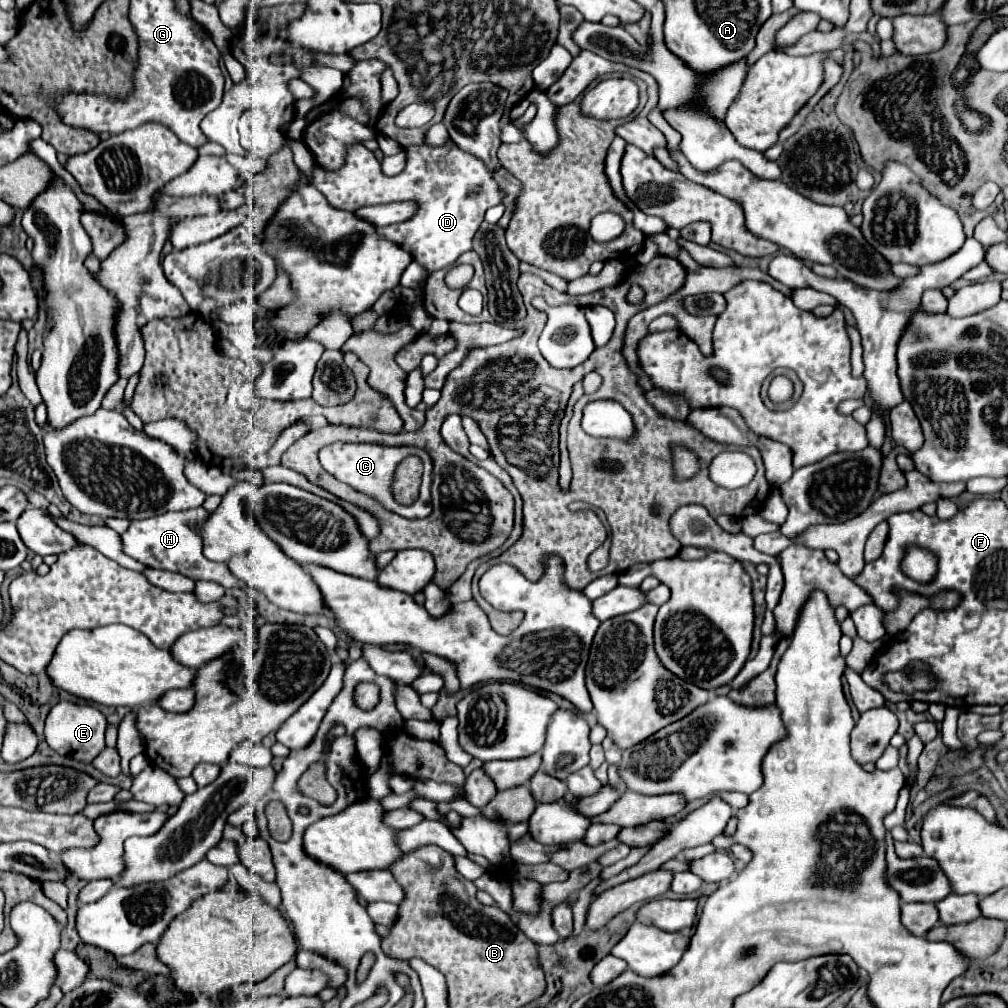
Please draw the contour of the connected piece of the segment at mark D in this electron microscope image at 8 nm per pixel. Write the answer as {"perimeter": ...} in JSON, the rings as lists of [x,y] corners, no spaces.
{"perimeter":[[[452,141],[444,147],[414,145],[404,150],[407,154],[406,169],[396,177],[384,177],[376,157],[372,157],[368,149],[358,143],[348,145],[346,159],[340,169],[328,171],[314,163],[310,185],[314,185],[332,207],[346,211],[406,199],[420,201],[416,217],[377,228],[377,231],[386,239],[398,243],[404,251],[412,253],[414,261],[418,261],[428,273],[434,273],[452,265],[462,253],[472,249],[472,237],[484,219],[484,211],[498,205],[502,193],[492,179],[492,171],[470,153],[456,149]]]}

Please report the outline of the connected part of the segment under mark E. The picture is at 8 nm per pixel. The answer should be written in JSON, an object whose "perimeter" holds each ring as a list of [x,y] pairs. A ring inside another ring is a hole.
{"perimeter":[[[60,701],[58,705],[52,707],[52,711],[46,717],[44,737],[46,737],[46,743],[50,745],[50,749],[54,749],[56,753],[60,753],[64,757],[72,757],[82,763],[92,763],[106,747],[106,743],[104,743],[106,727],[108,727],[106,717],[92,705]]]}

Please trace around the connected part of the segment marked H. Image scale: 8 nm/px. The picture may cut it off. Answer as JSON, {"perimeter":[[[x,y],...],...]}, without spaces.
{"perimeter":[[[196,507],[190,511],[164,513],[160,517],[130,521],[128,531],[120,535],[122,551],[128,557],[140,561],[144,567],[180,573],[184,577],[190,577],[192,581],[214,581],[222,585],[224,589],[238,589],[242,587],[242,583],[230,573],[226,563],[216,563],[202,555],[202,539],[190,525],[200,525],[206,517],[208,517],[208,511],[204,511],[204,507]]]}

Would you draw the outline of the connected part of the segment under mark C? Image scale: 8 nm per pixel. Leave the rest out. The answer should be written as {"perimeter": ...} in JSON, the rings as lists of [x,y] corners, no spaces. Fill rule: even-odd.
{"perimeter":[[[336,441],[336,443],[330,443],[326,447],[322,447],[318,451],[318,459],[322,463],[322,467],[332,473],[338,481],[350,485],[354,491],[360,491],[360,493],[366,493],[370,495],[372,499],[376,499],[378,503],[382,503],[388,511],[394,511],[406,519],[420,519],[420,517],[426,517],[432,513],[432,503],[430,503],[430,483],[432,483],[432,459],[430,455],[420,449],[420,447],[388,447],[388,445],[380,445],[380,443],[342,443],[342,441]],[[406,455],[418,455],[422,459],[422,465],[424,465],[424,473],[422,473],[422,485],[420,485],[420,495],[418,495],[418,501],[414,501],[412,505],[398,505],[392,495],[390,495],[390,481],[392,481],[392,473],[394,473],[394,467],[400,459],[404,459]]]}

